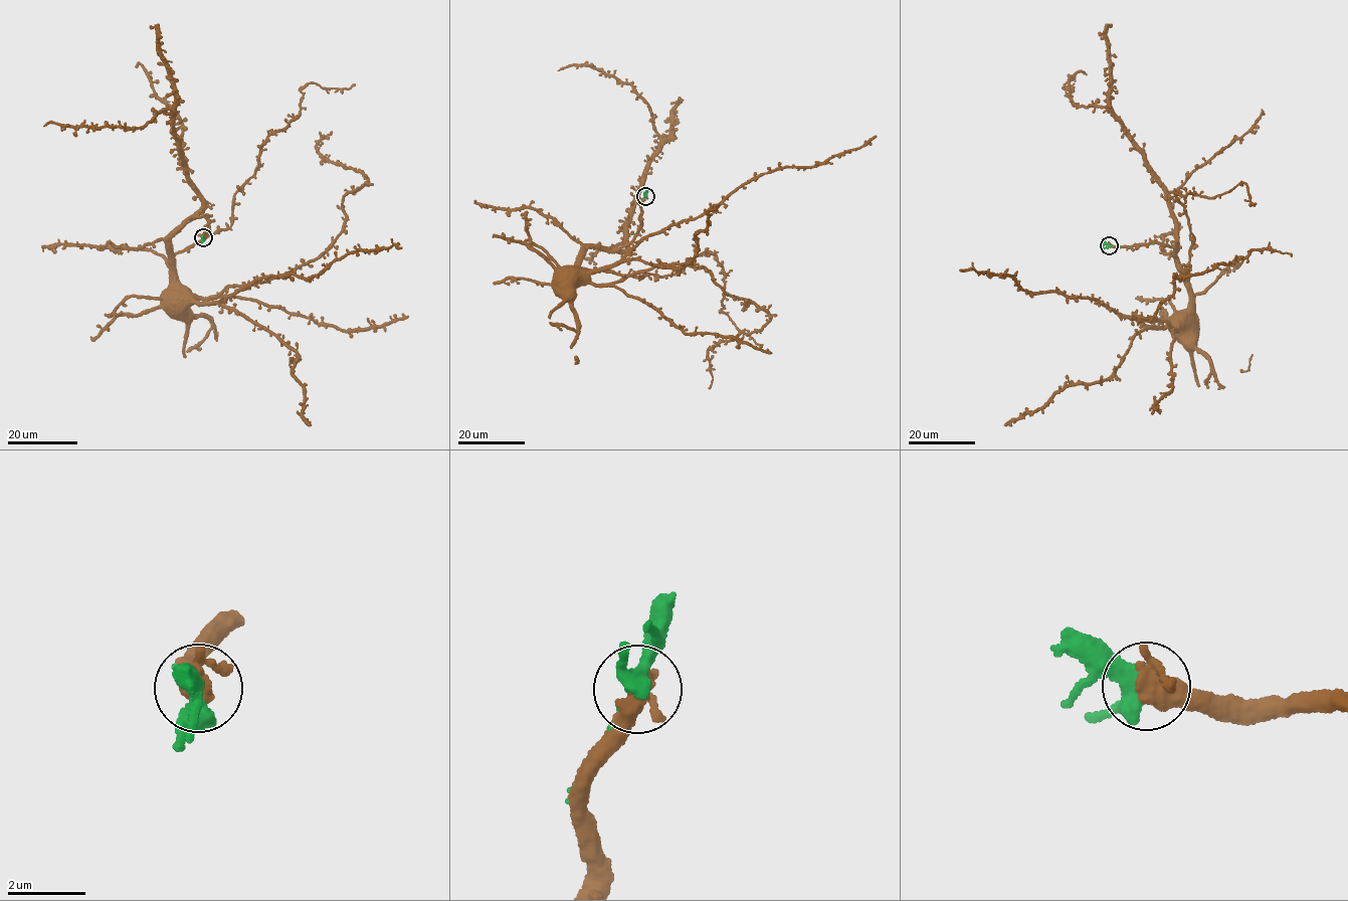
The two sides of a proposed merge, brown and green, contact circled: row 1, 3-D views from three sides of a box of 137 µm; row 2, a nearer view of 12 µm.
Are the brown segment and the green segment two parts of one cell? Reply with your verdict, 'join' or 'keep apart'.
join

